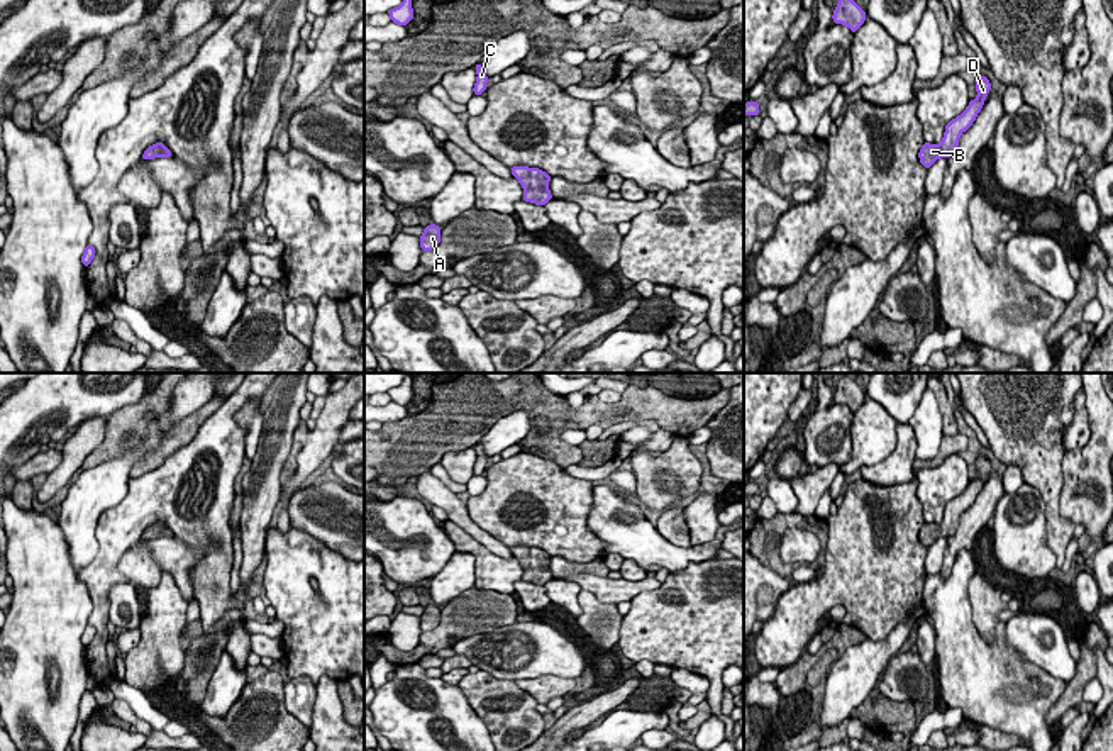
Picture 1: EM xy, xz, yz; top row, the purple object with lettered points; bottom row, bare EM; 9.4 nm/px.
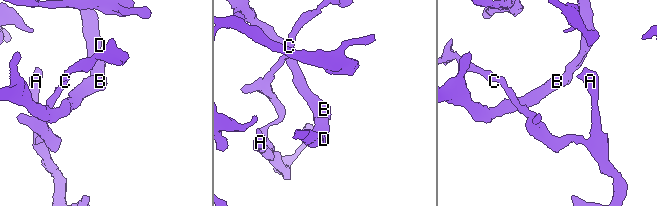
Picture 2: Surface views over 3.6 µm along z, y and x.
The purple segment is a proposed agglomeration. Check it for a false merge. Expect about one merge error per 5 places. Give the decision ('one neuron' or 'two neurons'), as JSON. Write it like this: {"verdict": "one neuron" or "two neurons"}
{"verdict": "one neuron"}

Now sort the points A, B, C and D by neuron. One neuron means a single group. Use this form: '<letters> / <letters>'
A B C D

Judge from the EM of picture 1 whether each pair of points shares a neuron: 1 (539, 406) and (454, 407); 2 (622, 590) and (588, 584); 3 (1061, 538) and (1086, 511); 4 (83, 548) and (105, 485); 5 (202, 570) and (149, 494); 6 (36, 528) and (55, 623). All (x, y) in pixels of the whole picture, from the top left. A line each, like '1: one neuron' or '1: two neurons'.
1: one neuron
2: one neuron
3: two neurons
4: one neuron
5: one neuron
6: one neuron

